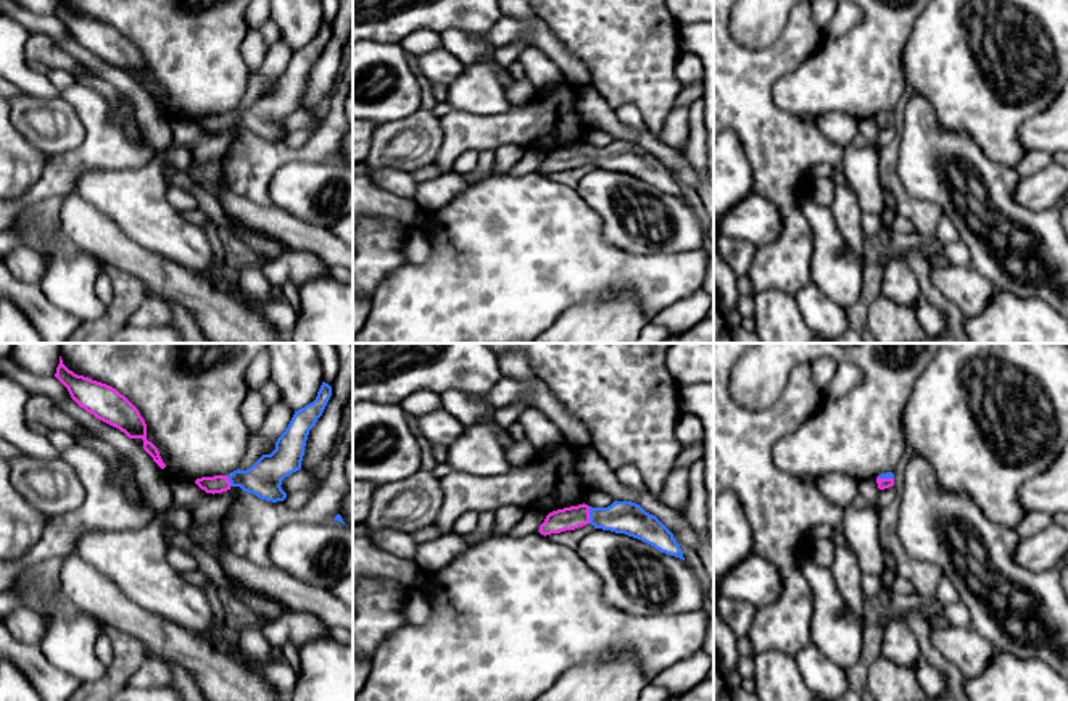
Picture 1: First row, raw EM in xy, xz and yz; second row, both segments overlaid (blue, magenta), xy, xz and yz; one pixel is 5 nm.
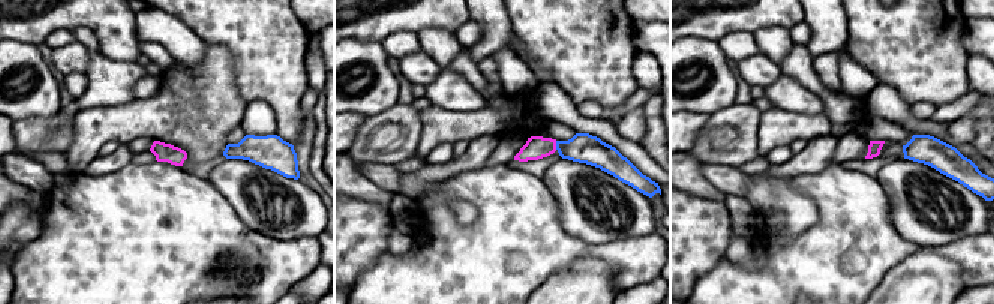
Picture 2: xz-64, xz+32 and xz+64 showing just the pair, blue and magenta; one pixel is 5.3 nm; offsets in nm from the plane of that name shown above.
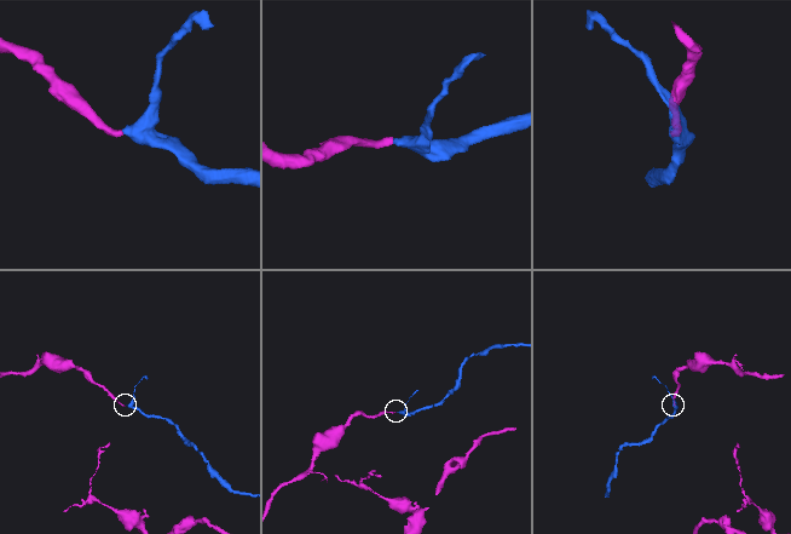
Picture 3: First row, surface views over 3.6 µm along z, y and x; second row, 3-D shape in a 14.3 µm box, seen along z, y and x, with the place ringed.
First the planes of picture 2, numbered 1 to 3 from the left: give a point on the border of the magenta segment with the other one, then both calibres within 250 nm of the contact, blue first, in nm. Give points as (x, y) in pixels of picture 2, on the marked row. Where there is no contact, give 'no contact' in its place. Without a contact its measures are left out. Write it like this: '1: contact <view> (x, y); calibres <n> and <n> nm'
1: no contact
2: contact xz+32 (556, 146); calibres 160 and 130 nm
3: no contact

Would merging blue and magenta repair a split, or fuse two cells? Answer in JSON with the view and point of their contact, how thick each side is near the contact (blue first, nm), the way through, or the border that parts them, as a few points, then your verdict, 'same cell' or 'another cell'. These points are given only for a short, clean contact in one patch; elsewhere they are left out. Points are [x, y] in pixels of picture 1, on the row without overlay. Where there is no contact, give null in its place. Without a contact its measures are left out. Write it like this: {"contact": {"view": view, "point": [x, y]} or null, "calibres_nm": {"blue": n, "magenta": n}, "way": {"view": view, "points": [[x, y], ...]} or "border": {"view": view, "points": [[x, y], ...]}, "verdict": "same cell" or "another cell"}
{"contact": {"view": "xz", "point": [590, 153]}, "calibres_nm": {"blue": 160, "magenta": 120}, "way": {"view": "xz", "points": [[627, 157], [590, 153], [572, 157]]}, "verdict": "same cell"}

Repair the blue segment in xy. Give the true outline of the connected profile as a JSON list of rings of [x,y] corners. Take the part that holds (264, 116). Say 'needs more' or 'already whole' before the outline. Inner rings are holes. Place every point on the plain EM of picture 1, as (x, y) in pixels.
needs more; [[[322,21],[316,39],[295,50],[288,66],[277,77],[275,89],[271,93],[263,93],[250,108],[237,108],[229,114],[201,116],[195,122],[213,134],[240,126],[261,139],[284,140],[287,132],[280,126],[282,119],[301,108],[309,69],[322,55],[330,35],[332,26]]]

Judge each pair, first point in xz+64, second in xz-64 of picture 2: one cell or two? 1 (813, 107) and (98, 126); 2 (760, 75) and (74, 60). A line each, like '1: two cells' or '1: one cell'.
1: two cells
2: one cell

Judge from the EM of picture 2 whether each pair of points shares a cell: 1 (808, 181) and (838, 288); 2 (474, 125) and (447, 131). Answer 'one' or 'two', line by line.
1: one
2: one

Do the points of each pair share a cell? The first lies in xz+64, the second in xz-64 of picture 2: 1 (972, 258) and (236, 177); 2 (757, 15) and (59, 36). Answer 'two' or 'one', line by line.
1: two
2: two

